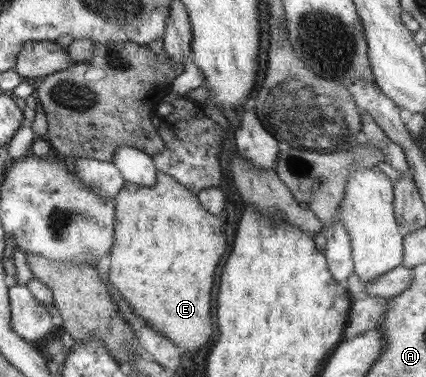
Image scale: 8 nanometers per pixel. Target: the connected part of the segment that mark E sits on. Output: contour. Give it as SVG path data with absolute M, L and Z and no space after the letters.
M162 172L158 173L158 179L152 187L144 187L126 182L124 187L115 195L113 201L115 201L116 234L114 244L112 244L108 255L110 257L108 282L115 287L116 293L120 294L124 301L155 330L170 338L174 343L181 345L184 351L200 349L210 339L210 335L214 333L214 317L212 317L212 309L210 309L212 285L214 285L216 267L218 267L220 259L226 253L226 235L222 231L222 219L212 215L212 212L199 201L199 196L193 190L189 190L187 186L180 185L180 182L176 181L174 177Z

